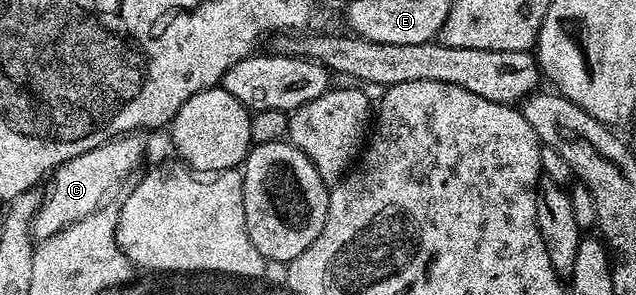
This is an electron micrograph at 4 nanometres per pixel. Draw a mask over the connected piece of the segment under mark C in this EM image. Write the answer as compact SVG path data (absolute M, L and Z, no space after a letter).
M138 133L120 135L116 139L109 139L96 149L88 149L88 153L80 153L55 167L45 184L47 187L41 196L38 212L34 215L33 238L41 241L52 237L68 225L99 210L103 206L102 198L121 179L128 178L137 169L138 162L146 151L146 143L142 138L143 136Z

